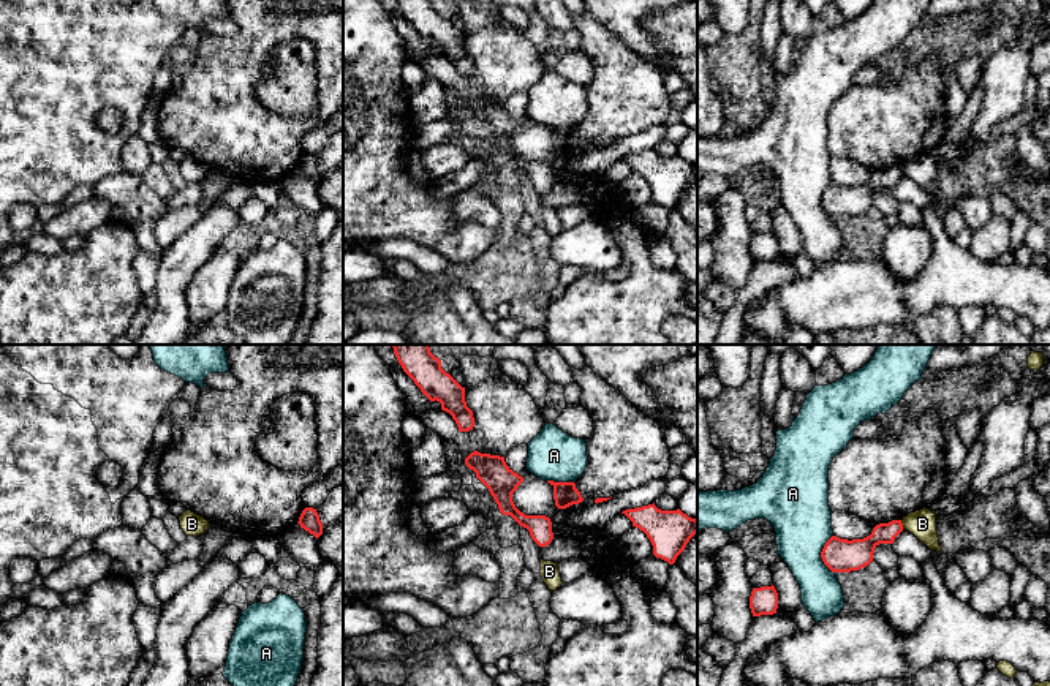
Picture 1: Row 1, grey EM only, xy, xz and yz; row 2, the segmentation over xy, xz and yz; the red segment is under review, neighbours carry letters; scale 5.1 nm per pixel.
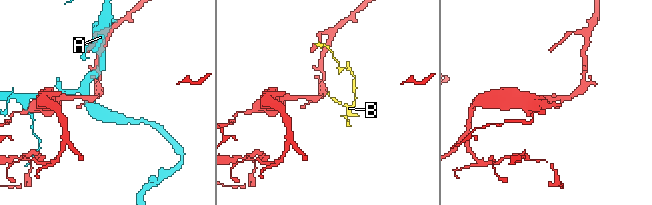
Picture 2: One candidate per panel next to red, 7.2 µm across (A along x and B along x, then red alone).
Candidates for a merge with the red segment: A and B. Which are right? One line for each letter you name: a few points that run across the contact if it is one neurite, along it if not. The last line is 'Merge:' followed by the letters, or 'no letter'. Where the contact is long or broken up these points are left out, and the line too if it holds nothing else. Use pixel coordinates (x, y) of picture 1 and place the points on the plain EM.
Merge: no letter

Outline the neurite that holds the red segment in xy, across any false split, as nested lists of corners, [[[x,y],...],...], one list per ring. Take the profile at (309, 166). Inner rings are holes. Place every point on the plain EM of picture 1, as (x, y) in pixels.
[[[305,153],[297,169],[300,171],[300,174],[313,180],[316,185],[323,180],[323,169],[316,155],[313,153]]]

